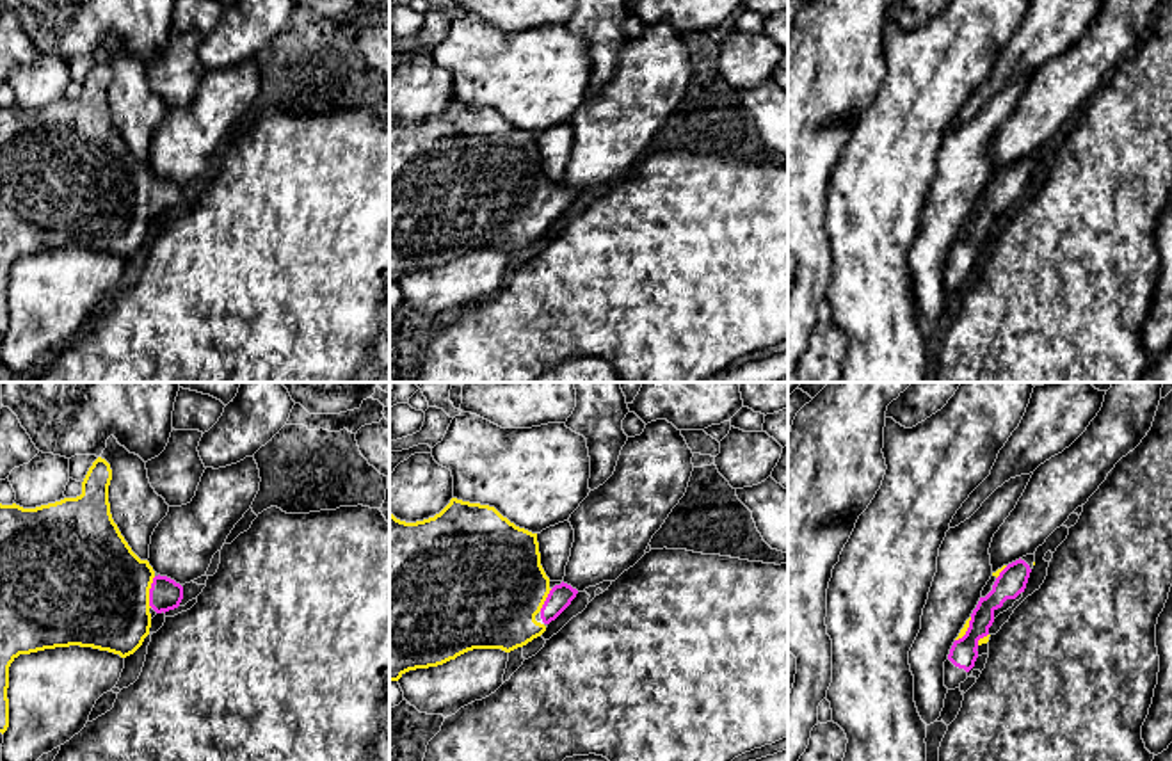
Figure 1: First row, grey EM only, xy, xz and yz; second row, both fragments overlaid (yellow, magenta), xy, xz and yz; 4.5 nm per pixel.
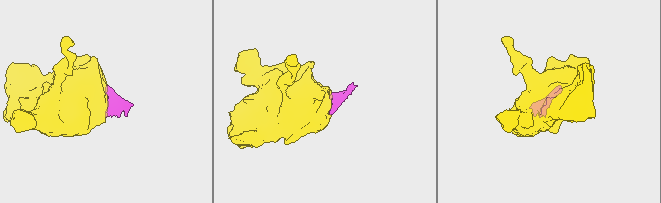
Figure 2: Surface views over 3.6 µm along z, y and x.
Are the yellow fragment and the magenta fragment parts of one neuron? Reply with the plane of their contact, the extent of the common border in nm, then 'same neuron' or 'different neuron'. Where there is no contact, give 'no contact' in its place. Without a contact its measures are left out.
meets yellow in xy; contact 150 nm long; same neuron

